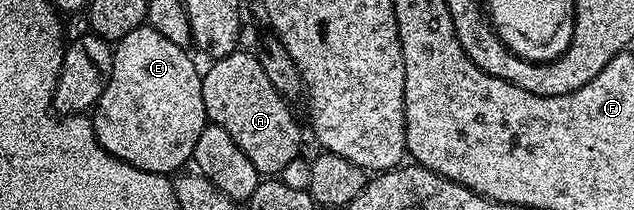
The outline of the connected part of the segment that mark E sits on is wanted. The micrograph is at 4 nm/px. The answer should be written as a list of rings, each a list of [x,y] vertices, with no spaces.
[[[148,26],[131,30],[131,34],[116,41],[111,82],[107,82],[107,90],[103,90],[96,108],[92,109],[91,119],[99,146],[122,163],[130,163],[138,173],[173,174],[176,168],[188,165],[193,159],[195,142],[199,142],[199,134],[203,134],[207,117],[201,89],[202,73],[199,68],[197,72],[189,54],[186,49],[175,46],[175,42],[163,38],[159,30]]]

